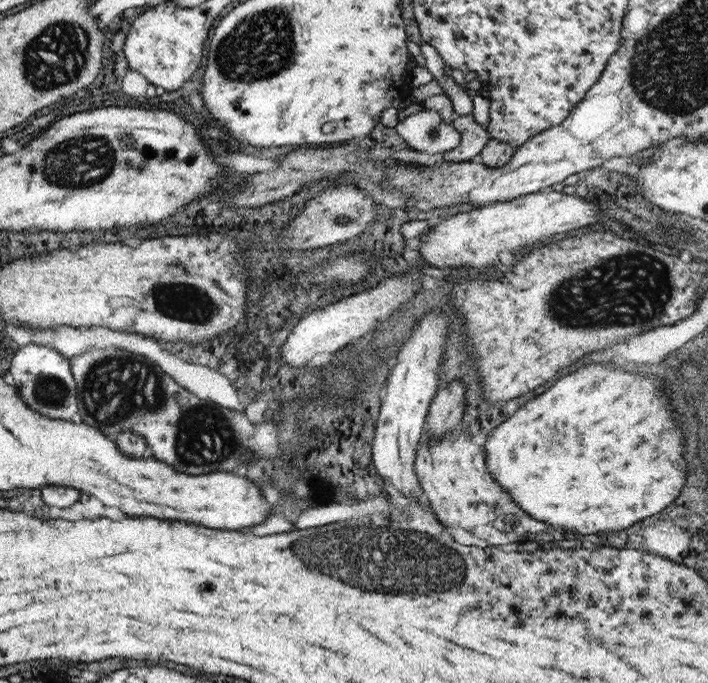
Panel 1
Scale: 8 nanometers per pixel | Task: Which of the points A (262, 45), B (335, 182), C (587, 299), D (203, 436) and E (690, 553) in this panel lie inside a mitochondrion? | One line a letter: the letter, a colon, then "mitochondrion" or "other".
A: mitochondrion
B: other
C: mitochondrion
D: mitochondrion
E: other

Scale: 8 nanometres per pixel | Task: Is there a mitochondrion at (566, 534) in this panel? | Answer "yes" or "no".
no

